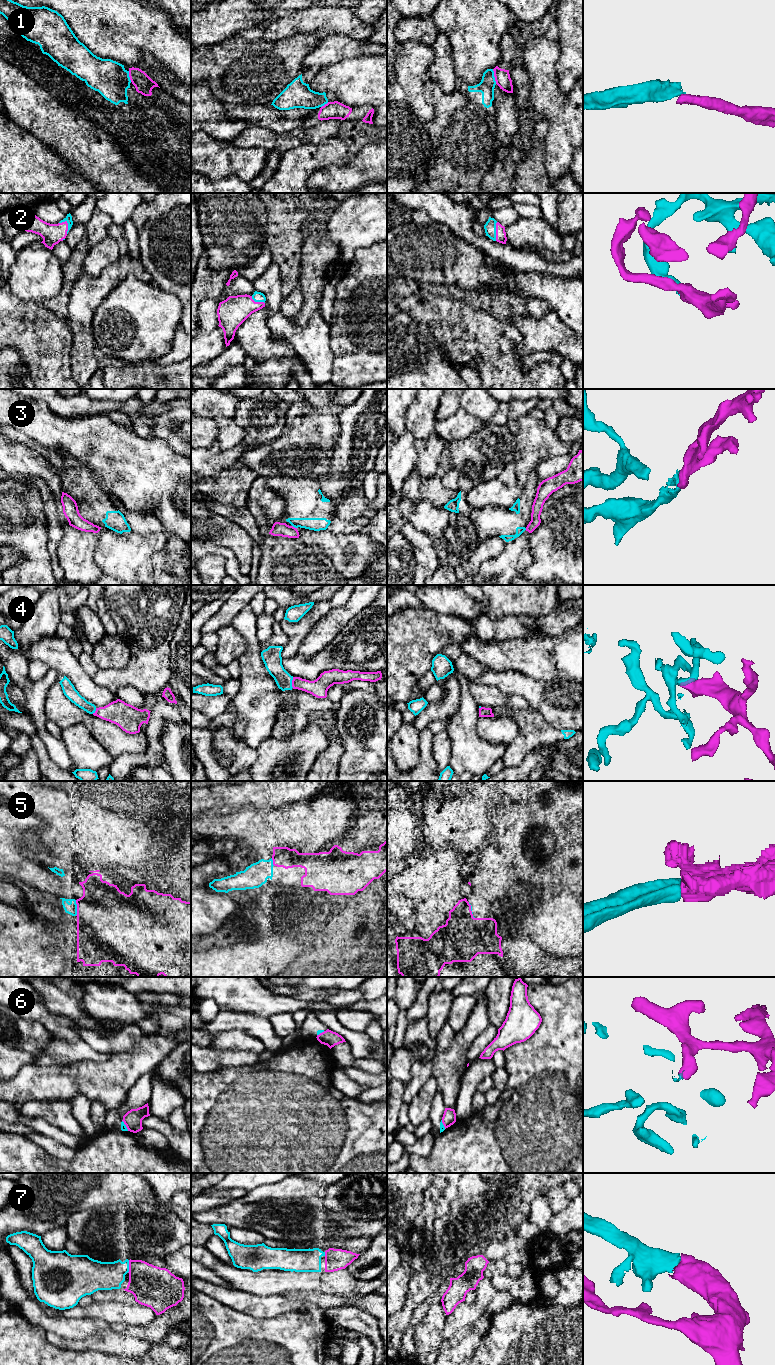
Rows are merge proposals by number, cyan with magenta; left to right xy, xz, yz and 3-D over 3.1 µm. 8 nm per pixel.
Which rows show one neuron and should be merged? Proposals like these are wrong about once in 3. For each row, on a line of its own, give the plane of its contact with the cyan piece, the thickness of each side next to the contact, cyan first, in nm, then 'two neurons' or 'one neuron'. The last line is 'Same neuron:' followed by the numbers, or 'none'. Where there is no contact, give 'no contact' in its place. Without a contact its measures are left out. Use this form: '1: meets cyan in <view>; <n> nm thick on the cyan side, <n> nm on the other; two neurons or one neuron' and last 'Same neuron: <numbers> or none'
1: meets cyan in yz; 120 nm thick on the cyan side, 130 nm on the other; two neurons
2: meets cyan in xy; 50 nm thick on the cyan side, 170 nm on the other; one neuron
3: meets cyan in xz; 110 nm thick on the cyan side, 110 nm on the other; two neurons
4: meets cyan in xz; 150 nm thick on the cyan side, 140 nm on the other; one neuron
5: meets cyan in xy; 100 nm thick on the cyan side, 460 nm on the other; one neuron
6: meets cyan in xy; 50 nm thick on the cyan side, 150 nm on the other; two neurons
7: meets cyan in xy; 220 nm thick on the cyan side, 320 nm on the other; one neuron
Same neuron: 2, 4, 5, 7

